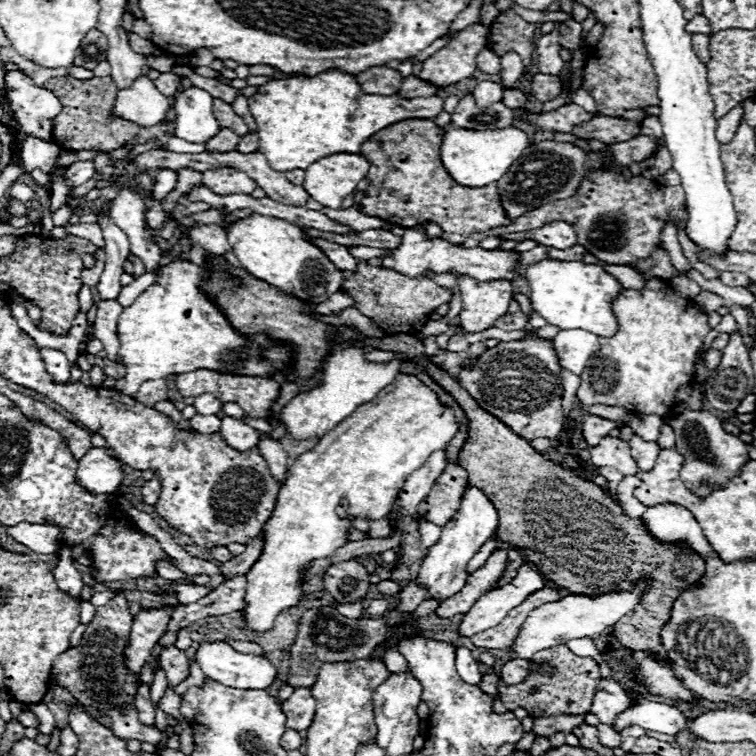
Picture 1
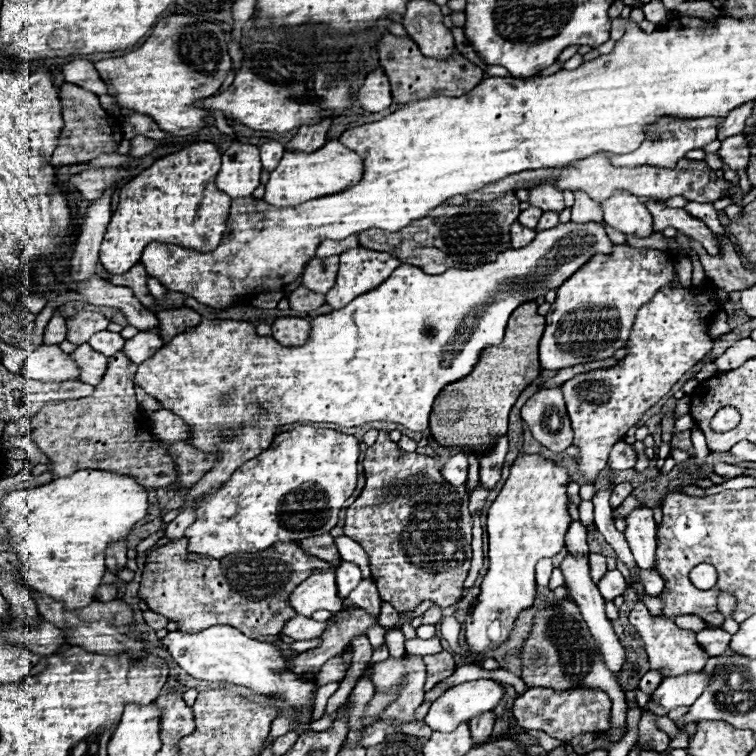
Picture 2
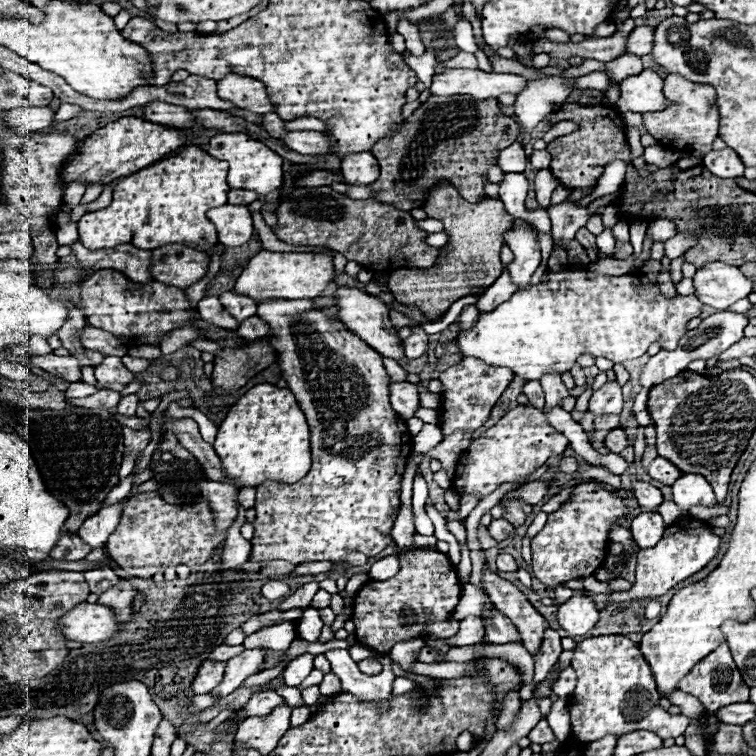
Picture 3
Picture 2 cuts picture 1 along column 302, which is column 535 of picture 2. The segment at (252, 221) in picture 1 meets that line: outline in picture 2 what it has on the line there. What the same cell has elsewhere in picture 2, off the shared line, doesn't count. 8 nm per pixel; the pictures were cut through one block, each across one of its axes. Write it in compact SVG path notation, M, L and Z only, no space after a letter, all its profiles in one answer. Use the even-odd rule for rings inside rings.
M568 222L568 224L558 224L556 228L550 228L550 230L544 230L544 232L536 232L536 238L526 246L526 248L510 248L506 252L502 252L498 256L496 262L492 264L484 264L484 266L478 266L474 270L458 270L458 268L450 268L446 270L444 274L426 274L422 272L420 268L416 266L410 266L410 264L402 264L398 266L390 280L382 282L378 288L374 288L372 292L366 292L362 296L356 296L348 306L344 306L342 310L334 310L332 314L326 314L326 316L316 316L310 320L312 324L312 334L310 334L310 340L308 344L304 346L298 346L298 348L288 348L288 346L280 346L278 342L274 342L272 338L264 338L264 336L258 336L254 332L254 326L250 322L240 322L240 320L206 320L202 318L200 326L196 330L188 330L186 334L178 334L174 336L174 340L170 340L164 348L160 348L150 360L144 360L134 376L134 384L138 384L146 394L154 396L166 410L172 410L174 414L182 416L186 424L192 426L192 432L194 436L188 438L190 444L194 444L196 448L202 448L206 452L220 452L220 460L218 460L218 466L214 470L210 470L206 476L202 476L200 482L196 482L196 486L190 490L184 506L180 508L180 514L170 522L170 526L166 528L166 536L170 538L170 542L176 542L180 538L184 538L184 530L194 524L196 516L194 516L194 502L202 496L202 494L210 494L214 492L218 486L222 486L222 482L226 482L238 466L242 466L246 460L258 456L258 452L266 450L270 446L270 440L274 440L276 436L276 428L284 426L284 424L292 424L292 422L304 422L304 420L310 420L310 422L332 422L332 424L340 424L340 426L362 426L366 422L376 422L376 420L386 420L386 422L396 422L396 424L402 424L406 426L408 430L414 430L414 432L422 432L428 428L428 416L430 416L430 410L432 410L432 404L436 400L436 396L440 394L440 390L452 382L458 382L462 380L464 376L468 376L472 370L474 370L474 364L478 364L478 358L482 356L482 350L488 348L488 346L498 346L504 338L504 328L506 328L506 322L508 318L512 316L512 312L520 306L520 304L526 304L526 302L532 302L540 296L544 296L548 290L558 290L582 264L586 264L594 254L610 254L612 250L612 242L610 238L606 236L604 228L600 224L574 224L574 222ZM224 426L230 426L232 432L234 432L234 438L230 442L224 442L220 432Z

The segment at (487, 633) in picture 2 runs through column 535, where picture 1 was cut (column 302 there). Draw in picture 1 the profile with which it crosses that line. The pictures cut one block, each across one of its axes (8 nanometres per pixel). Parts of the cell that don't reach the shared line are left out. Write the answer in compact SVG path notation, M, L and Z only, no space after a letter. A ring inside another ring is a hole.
M398 374L394 382L378 392L374 400L358 406L352 416L338 424L338 428L322 436L312 450L298 456L280 488L274 516L270 516L266 528L262 528L262 536L266 536L266 548L262 548L258 564L254 564L254 568L250 568L246 574L246 608L242 608L246 626L252 632L270 632L276 616L288 608L298 606L304 596L304 578L300 572L302 566L310 564L312 560L328 558L348 542L348 532L353 526L349 518L342 519L334 512L336 506L346 506L348 502L348 515L362 520L386 518L408 476L422 468L432 452L442 450L458 432L458 426L460 422L454 418L450 408L444 408L438 402L436 392L424 386L416 376Z

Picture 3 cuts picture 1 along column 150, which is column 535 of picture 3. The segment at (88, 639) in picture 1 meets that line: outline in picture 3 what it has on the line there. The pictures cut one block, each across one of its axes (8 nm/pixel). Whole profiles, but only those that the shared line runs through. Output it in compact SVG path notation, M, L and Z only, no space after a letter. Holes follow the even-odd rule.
M542 718L542 722L538 722L538 726L530 732L530 742L534 744L546 744L546 742L554 742L554 732L550 730L548 722Z

